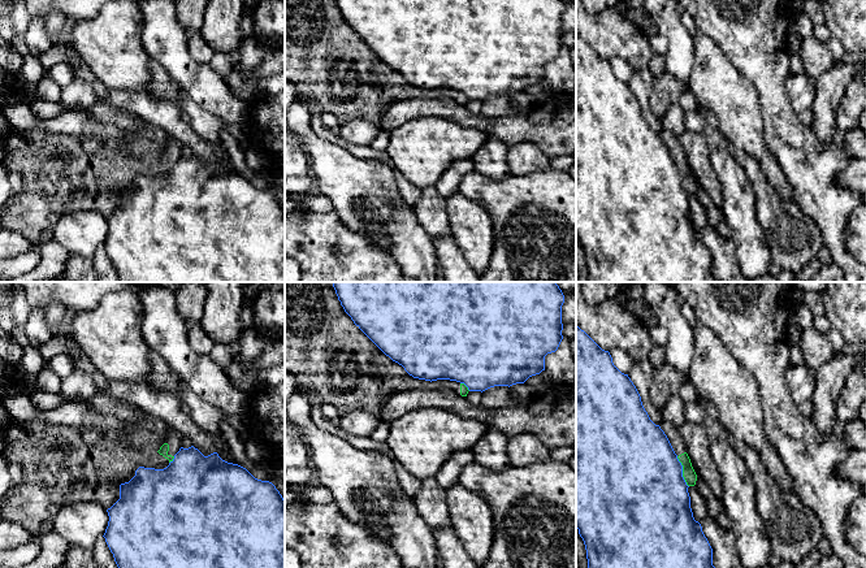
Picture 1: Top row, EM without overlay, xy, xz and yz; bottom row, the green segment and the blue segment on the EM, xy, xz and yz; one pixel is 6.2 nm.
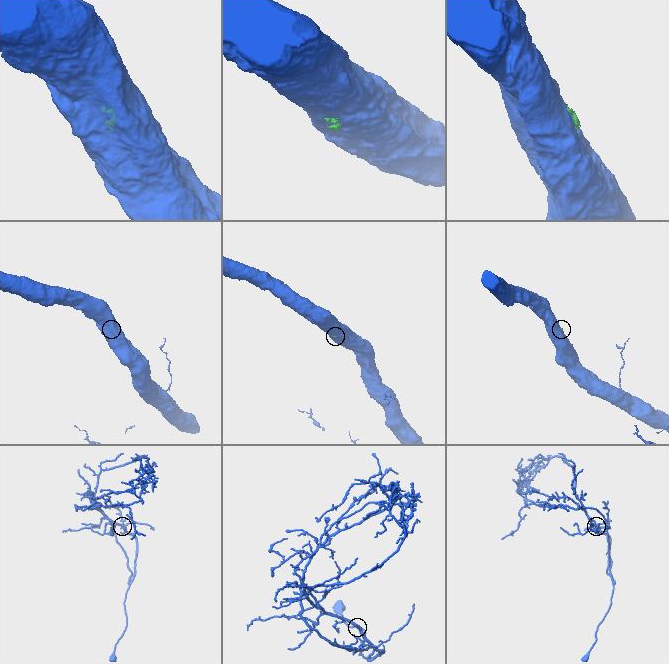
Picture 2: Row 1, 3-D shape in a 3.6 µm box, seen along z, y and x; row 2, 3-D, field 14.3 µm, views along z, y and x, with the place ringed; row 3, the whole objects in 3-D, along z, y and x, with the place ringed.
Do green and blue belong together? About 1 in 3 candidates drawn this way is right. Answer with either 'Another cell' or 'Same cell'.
Another cell

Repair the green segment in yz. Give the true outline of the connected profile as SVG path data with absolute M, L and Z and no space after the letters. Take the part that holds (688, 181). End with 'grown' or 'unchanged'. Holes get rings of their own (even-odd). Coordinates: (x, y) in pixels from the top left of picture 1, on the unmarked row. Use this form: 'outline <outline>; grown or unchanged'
outline M664 127L662 129L659 135L667 144L675 162L677 164L679 170L683 174L683 186L687 194L694 195L697 190L697 183L692 175L688 162L685 161L685 155L684 155L679 138L675 136L671 131L668 131Z; grown

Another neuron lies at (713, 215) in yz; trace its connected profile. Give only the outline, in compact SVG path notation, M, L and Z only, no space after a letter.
M692 173L696 183L697 183L697 190L696 190L696 196L700 200L700 203L703 205L705 211L706 211L706 221L707 225L710 226L716 226L719 224L719 221L722 220L722 211L719 208L715 207L715 204L713 203L713 200L710 199L709 194L698 185L696 175Z

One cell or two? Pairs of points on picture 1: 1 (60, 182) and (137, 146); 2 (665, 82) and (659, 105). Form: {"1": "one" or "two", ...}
{"1": "two", "2": "one"}

